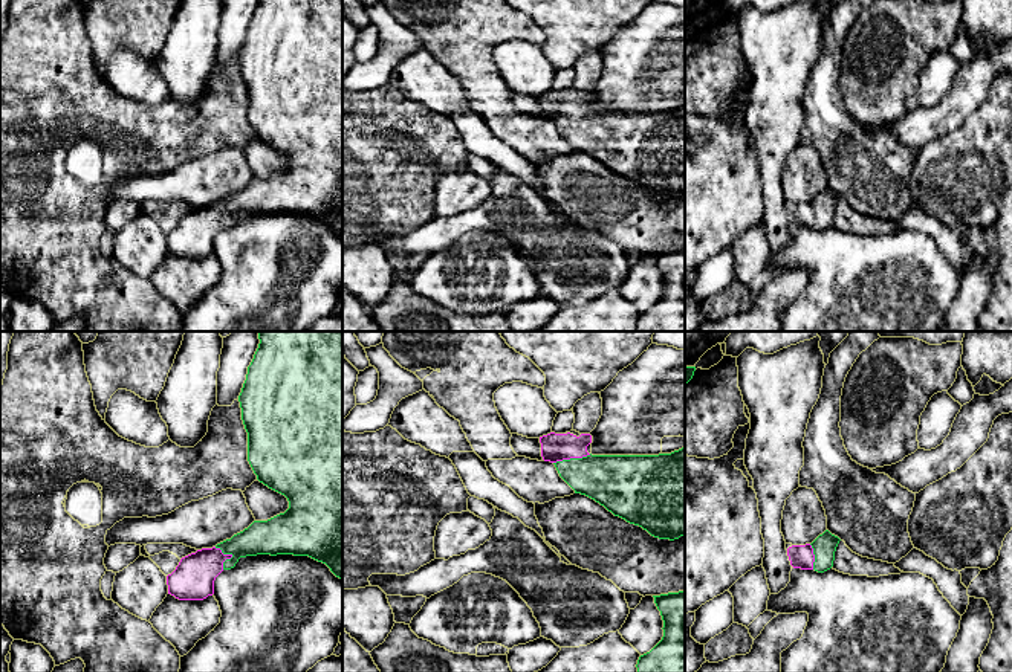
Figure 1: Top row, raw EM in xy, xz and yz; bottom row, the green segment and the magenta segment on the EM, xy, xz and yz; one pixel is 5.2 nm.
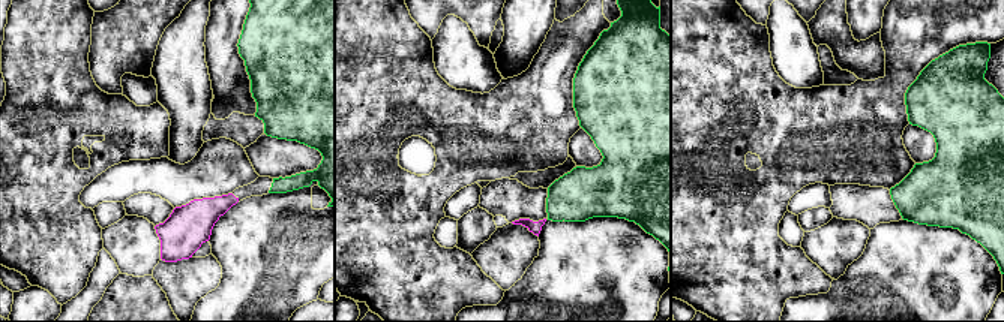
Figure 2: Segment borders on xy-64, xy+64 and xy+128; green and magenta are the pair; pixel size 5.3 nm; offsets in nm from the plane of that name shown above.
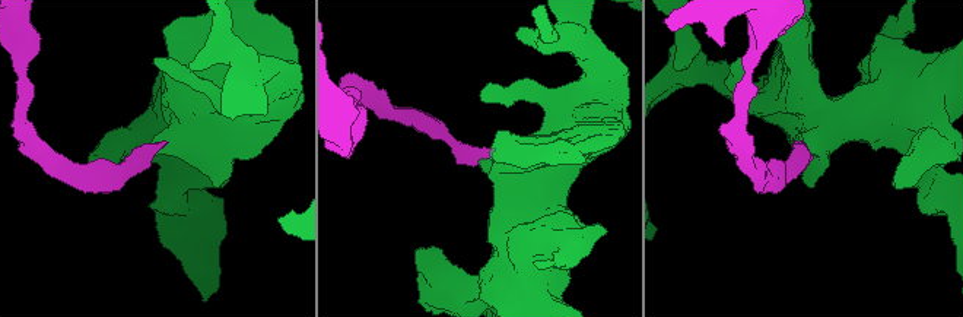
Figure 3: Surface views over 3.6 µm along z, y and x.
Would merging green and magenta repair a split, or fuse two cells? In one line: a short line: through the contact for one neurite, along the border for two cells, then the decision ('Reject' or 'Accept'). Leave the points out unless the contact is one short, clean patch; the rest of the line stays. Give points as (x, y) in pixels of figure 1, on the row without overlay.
Line: xz (613, 139), (589, 133), (572, 116), (563, 107), (555, 106). Accept

